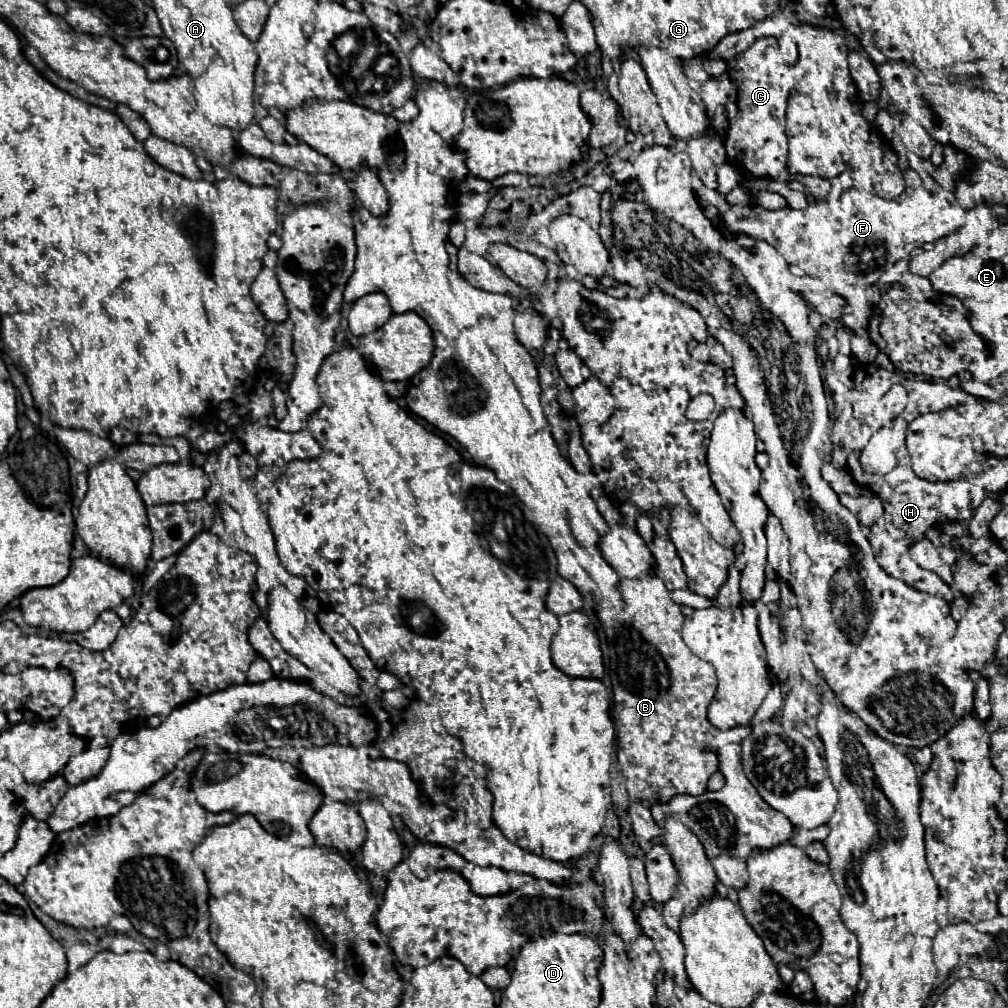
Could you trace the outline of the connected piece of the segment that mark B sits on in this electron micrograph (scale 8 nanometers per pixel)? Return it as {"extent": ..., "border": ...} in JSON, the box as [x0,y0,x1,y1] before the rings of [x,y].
{"extent":[598,574,751,802],"border":[[[642,574],[638,578],[628,578],[628,580],[620,580],[620,588],[622,588],[622,598],[624,598],[624,608],[610,608],[610,606],[602,606],[598,616],[602,620],[602,628],[604,628],[604,634],[608,636],[608,646],[610,646],[610,658],[612,658],[612,694],[614,694],[614,706],[616,706],[616,714],[614,714],[614,732],[618,736],[618,768],[624,776],[624,782],[626,782],[626,790],[628,790],[628,798],[630,802],[666,802],[670,798],[674,798],[676,794],[700,794],[704,788],[706,788],[706,780],[718,770],[718,756],[714,750],[706,750],[706,752],[712,752],[712,754],[700,754],[704,748],[708,748],[712,742],[741,742],[744,738],[750,734],[751,727],[749,725],[738,725],[730,729],[718,729],[716,728],[716,734],[714,734],[714,740],[712,740],[712,732],[714,732],[714,726],[708,722],[706,718],[706,706],[714,694],[714,688],[716,688],[716,674],[714,674],[714,668],[694,656],[688,646],[684,644],[684,640],[680,638],[680,628],[682,628],[682,612],[680,608],[674,604],[672,600],[672,594],[670,590],[664,586],[664,582],[654,576],[654,574]]]}

